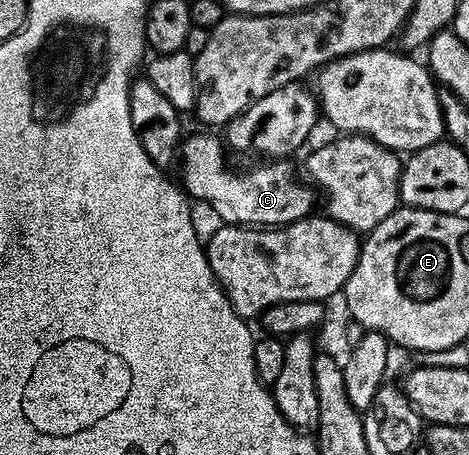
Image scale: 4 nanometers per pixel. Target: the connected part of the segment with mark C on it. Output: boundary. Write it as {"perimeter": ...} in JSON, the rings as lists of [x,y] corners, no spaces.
{"perimeter":[[[202,132],[206,133],[194,133],[191,137],[189,134],[181,142],[181,184],[195,202],[207,201],[214,208],[219,222],[242,227],[277,227],[311,216],[313,209],[310,208],[314,205],[315,190],[309,184],[306,186],[304,182],[298,181],[289,160],[274,159],[269,163],[262,163],[266,165],[241,177],[226,166],[226,153],[222,150],[221,143],[210,134],[213,132]]]}

